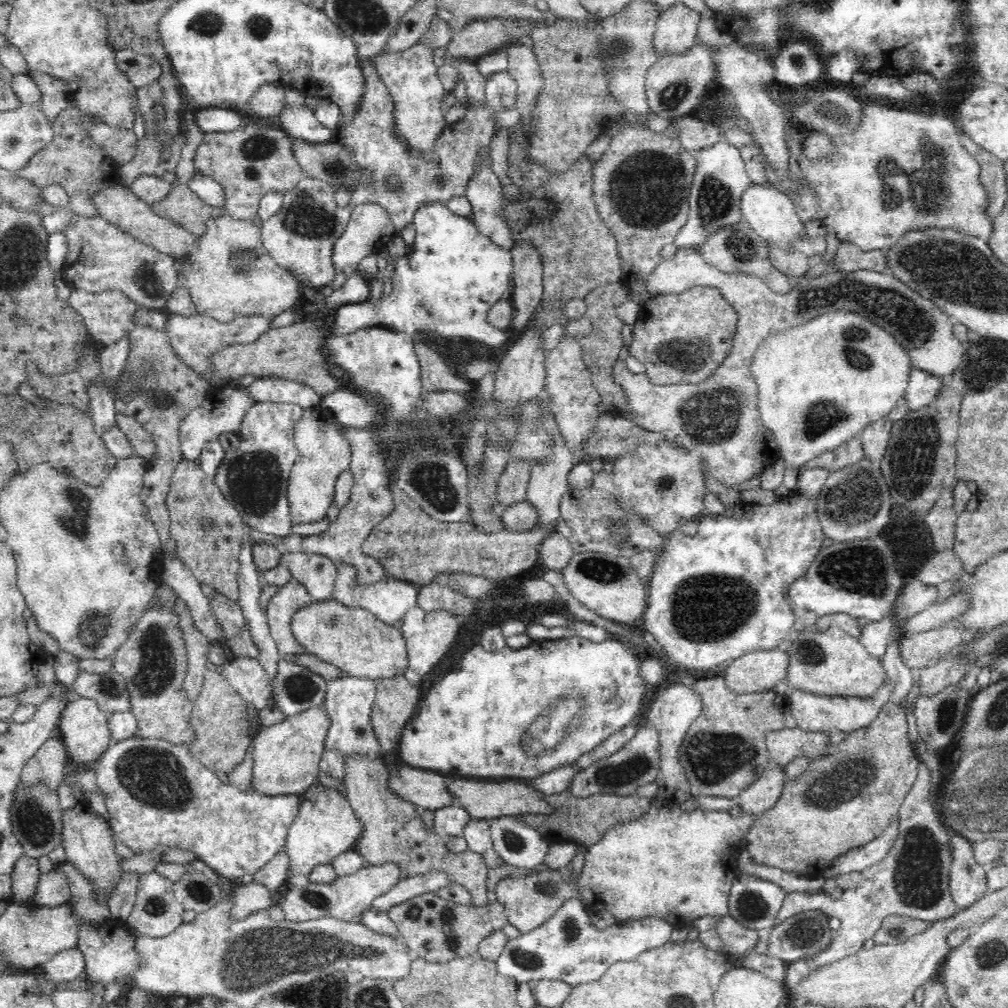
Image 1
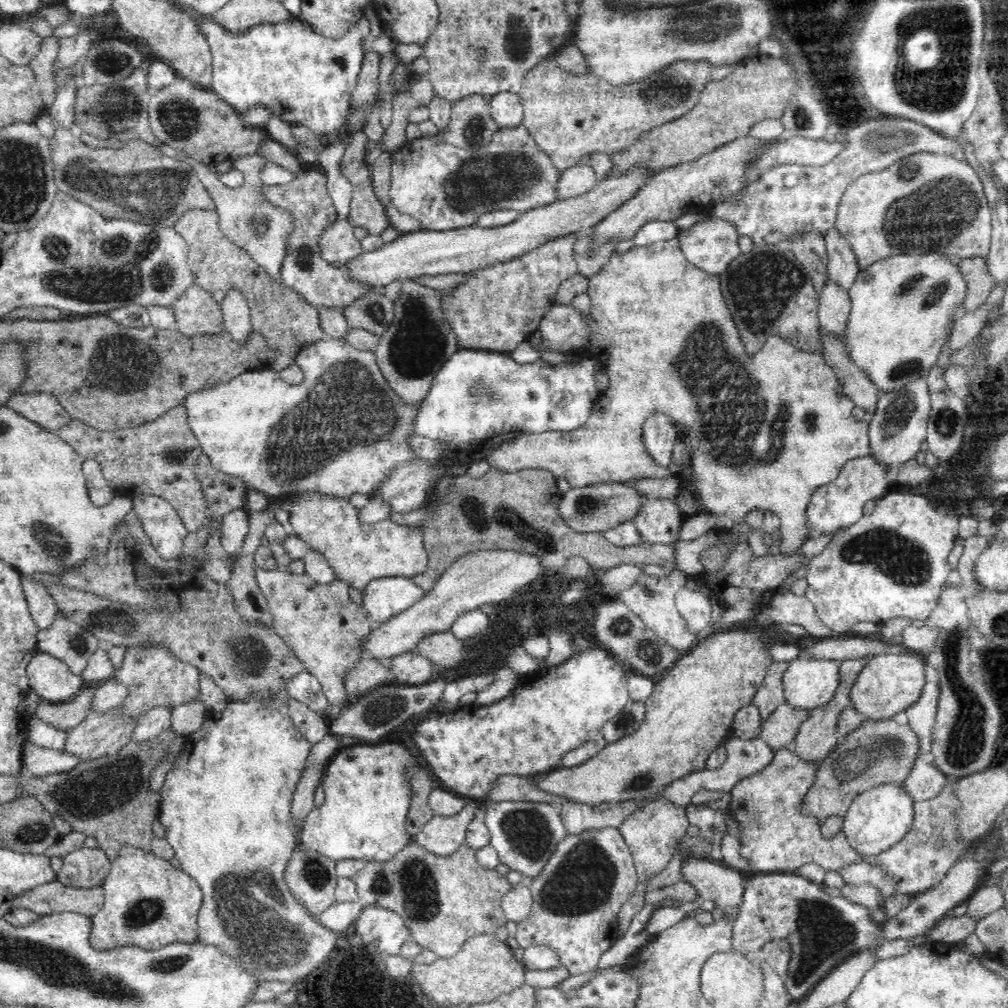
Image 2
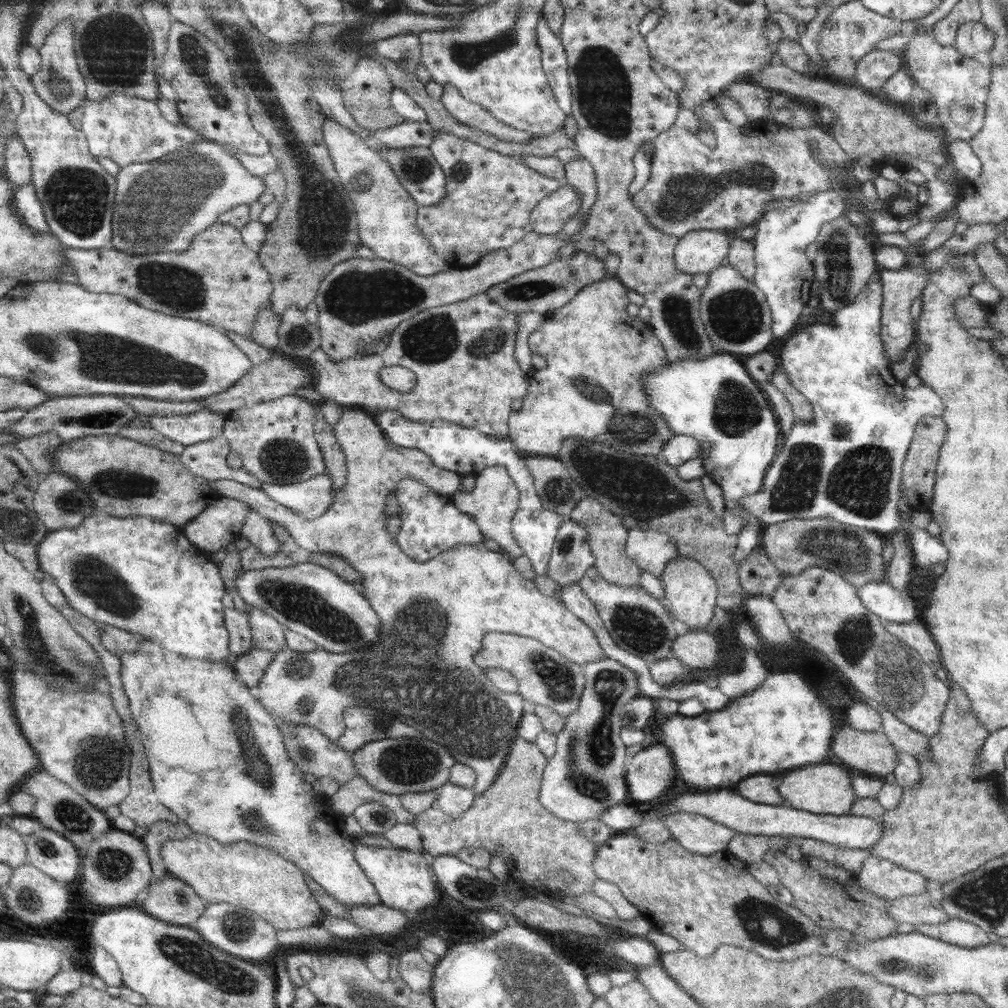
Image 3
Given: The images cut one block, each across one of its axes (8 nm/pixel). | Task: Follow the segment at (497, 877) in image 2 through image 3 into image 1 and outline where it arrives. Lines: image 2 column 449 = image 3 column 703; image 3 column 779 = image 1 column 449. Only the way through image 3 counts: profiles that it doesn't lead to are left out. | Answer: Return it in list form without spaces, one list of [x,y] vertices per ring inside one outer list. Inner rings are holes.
[[[425,892],[394,905],[387,915],[396,924],[398,938],[409,948],[412,960],[420,958],[430,963],[446,963],[453,958],[473,955],[482,940],[489,934],[501,932],[508,922],[506,909],[497,900],[485,905],[465,905],[444,900],[434,892]]]

